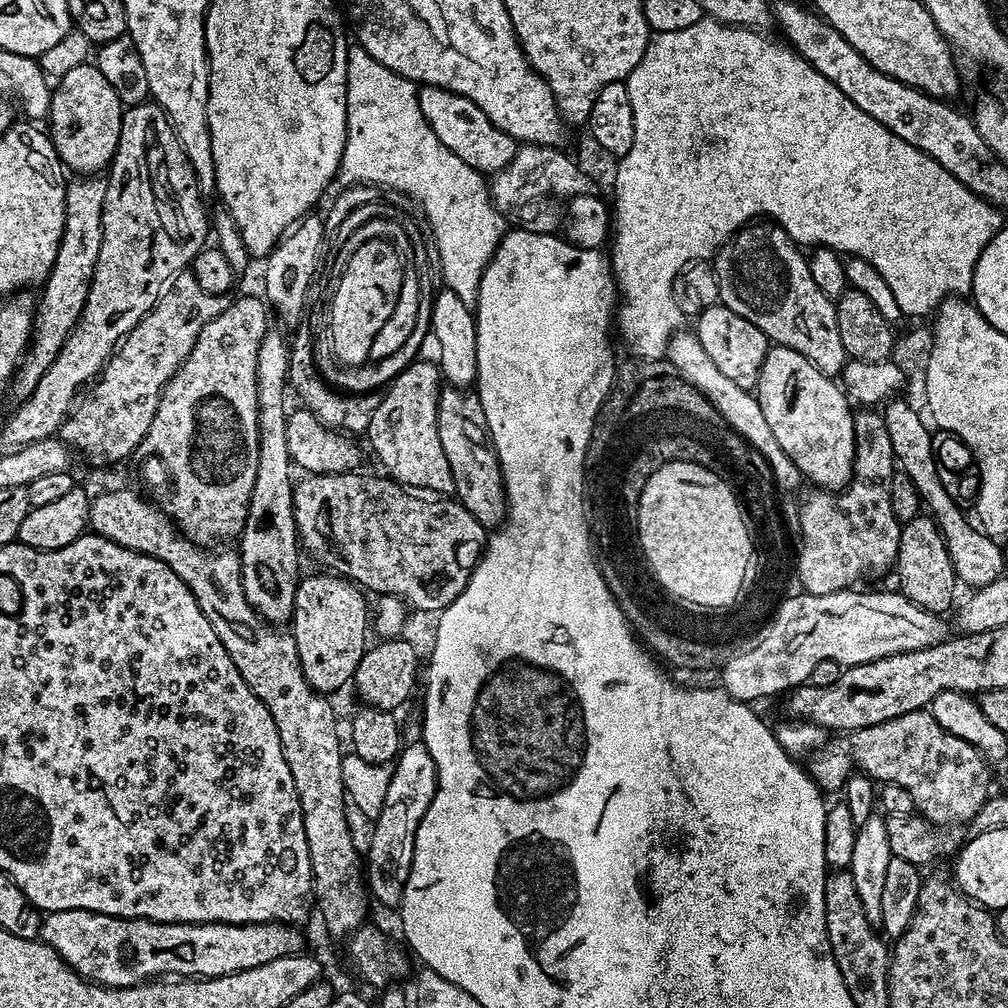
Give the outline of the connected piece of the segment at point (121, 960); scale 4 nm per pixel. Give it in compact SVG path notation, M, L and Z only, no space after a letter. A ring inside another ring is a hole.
M58 910L47 913L40 922L39 939L56 951L64 961L74 969L84 980L91 980L94 984L101 984L104 988L132 988L135 984L142 984L157 978L199 978L209 980L226 974L234 974L242 970L254 970L266 962L274 962L274 958L282 958L289 954L300 954L305 951L304 936L299 927L291 924L159 924L153 920L127 920L121 916L107 916L90 910Z

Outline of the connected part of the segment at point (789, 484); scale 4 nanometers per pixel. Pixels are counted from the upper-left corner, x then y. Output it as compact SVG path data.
M693 331L676 332L668 343L667 350L672 354L675 365L683 371L685 380L699 389L700 393L717 408L718 413L722 414L722 418L726 420L729 427L768 463L777 489L796 488L802 484L798 466L794 466L794 462L790 462L786 450L782 450L782 446L778 446L778 438L774 438L774 434L770 431L770 425L766 423L766 417L762 414L762 406L756 401L755 395L749 389L730 382L730 378L726 378L726 374L722 374L722 370L718 370L718 366L714 366L710 354L706 354L705 347L702 346L701 340Z

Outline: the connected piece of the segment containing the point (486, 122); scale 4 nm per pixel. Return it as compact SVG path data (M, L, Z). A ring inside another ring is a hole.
M423 85L419 90L419 105L423 117L430 122L439 141L466 162L472 169L485 174L495 174L504 169L516 156L518 142L496 126L465 96L455 95L444 88Z

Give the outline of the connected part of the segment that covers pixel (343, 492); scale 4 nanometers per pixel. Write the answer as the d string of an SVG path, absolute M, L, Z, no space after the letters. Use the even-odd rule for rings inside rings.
M353 470L351 472L339 472L338 474L326 474L325 476L308 474L300 478L304 480L297 479L295 481L292 489L292 501L294 502L294 514L296 515L296 534L303 551L307 555L309 552L314 559L321 560L328 567L325 569L335 570L339 575L351 580L353 584L367 590L369 593L372 591L380 596L396 596L398 599L404 601L409 609L415 611L417 608L420 612L433 612L433 614L443 612L445 608L450 606L450 602L454 602L454 598L458 598L458 594L462 594L466 582L472 577L476 563L484 554L486 547L485 525L480 524L478 518L474 518L474 514L470 514L470 510L466 510L455 499L428 498L432 500L423 500L420 497L423 495L405 488L403 484L397 484L391 478L385 478L383 475L381 475L382 477L363 476L362 473L363 471Z

